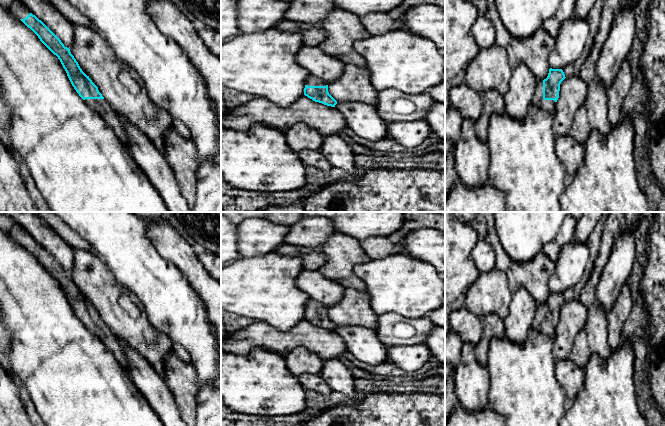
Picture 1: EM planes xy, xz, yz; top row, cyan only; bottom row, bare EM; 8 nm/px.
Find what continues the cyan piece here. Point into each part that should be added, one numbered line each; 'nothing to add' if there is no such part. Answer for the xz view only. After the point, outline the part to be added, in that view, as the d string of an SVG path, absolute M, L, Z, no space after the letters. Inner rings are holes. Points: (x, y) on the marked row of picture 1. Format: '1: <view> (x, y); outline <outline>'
1: xz (312, 80); outline M309 76L308 79L306 80L306 85L308 86L326 86L328 82L325 80L322 80L316 76Z

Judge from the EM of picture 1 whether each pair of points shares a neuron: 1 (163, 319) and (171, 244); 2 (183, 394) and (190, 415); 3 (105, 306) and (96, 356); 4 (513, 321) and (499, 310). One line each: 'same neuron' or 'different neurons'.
1: different neurons
2: same neuron
3: different neurons
4: different neurons

